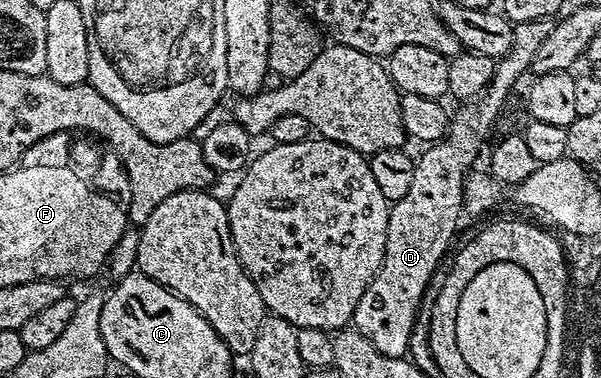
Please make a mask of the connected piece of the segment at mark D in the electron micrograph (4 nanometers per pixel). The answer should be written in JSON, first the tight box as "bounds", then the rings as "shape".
{"bounds":[353,19,555,359],"shape":[[[555,19],[514,24],[512,50],[496,62],[491,86],[478,101],[458,108],[460,111],[456,115],[454,113],[443,140],[428,146],[424,150],[427,152],[417,159],[409,193],[405,193],[401,201],[390,204],[383,264],[375,274],[375,280],[365,289],[353,320],[359,334],[365,336],[380,354],[387,355],[390,359],[401,359],[408,354],[406,351],[411,343],[411,330],[415,327],[415,314],[420,314],[424,292],[433,279],[431,274],[442,261],[443,254],[455,235],[459,215],[464,214],[464,180],[475,167],[475,158],[478,157],[511,86],[523,74],[532,70],[533,57],[545,37],[553,33],[555,24]]]}

